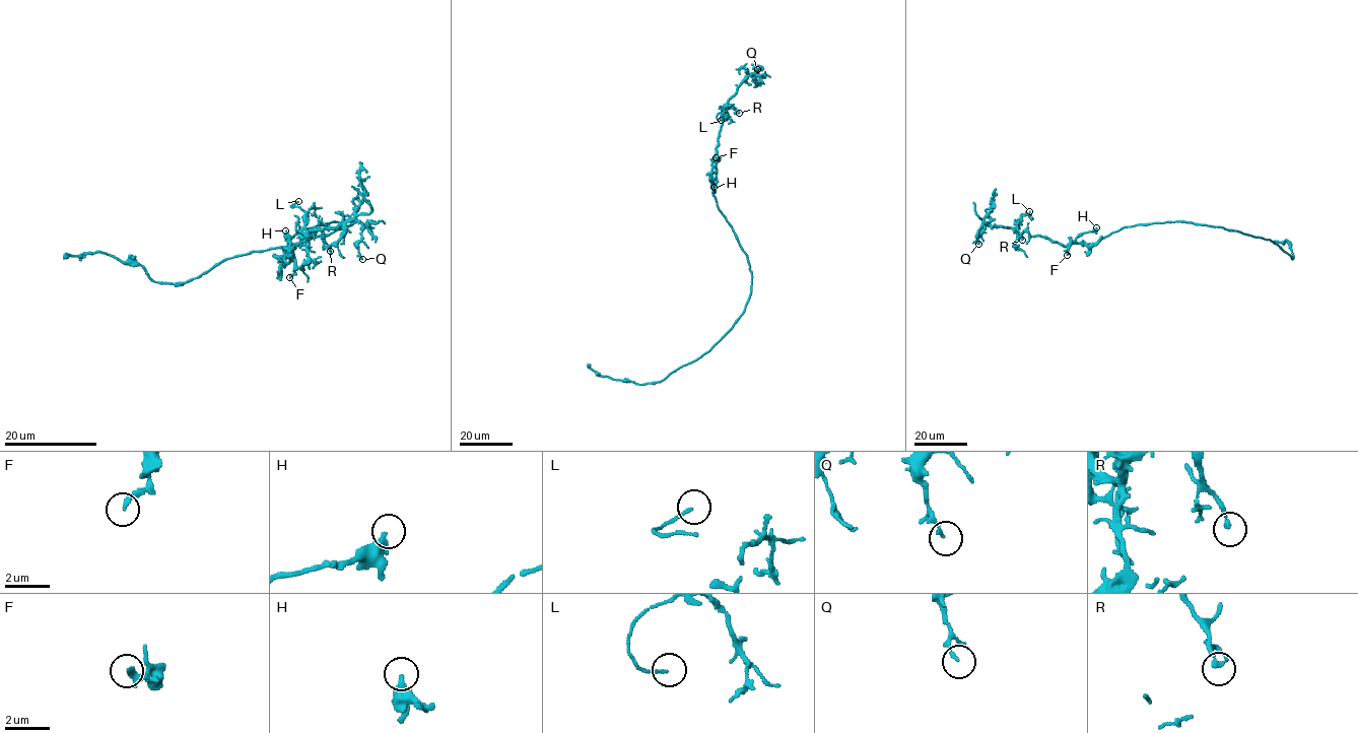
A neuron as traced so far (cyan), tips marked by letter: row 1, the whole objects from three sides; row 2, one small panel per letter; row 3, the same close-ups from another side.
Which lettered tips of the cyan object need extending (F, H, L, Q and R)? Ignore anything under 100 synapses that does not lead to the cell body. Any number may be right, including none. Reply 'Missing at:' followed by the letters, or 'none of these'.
Missing at: none of these

